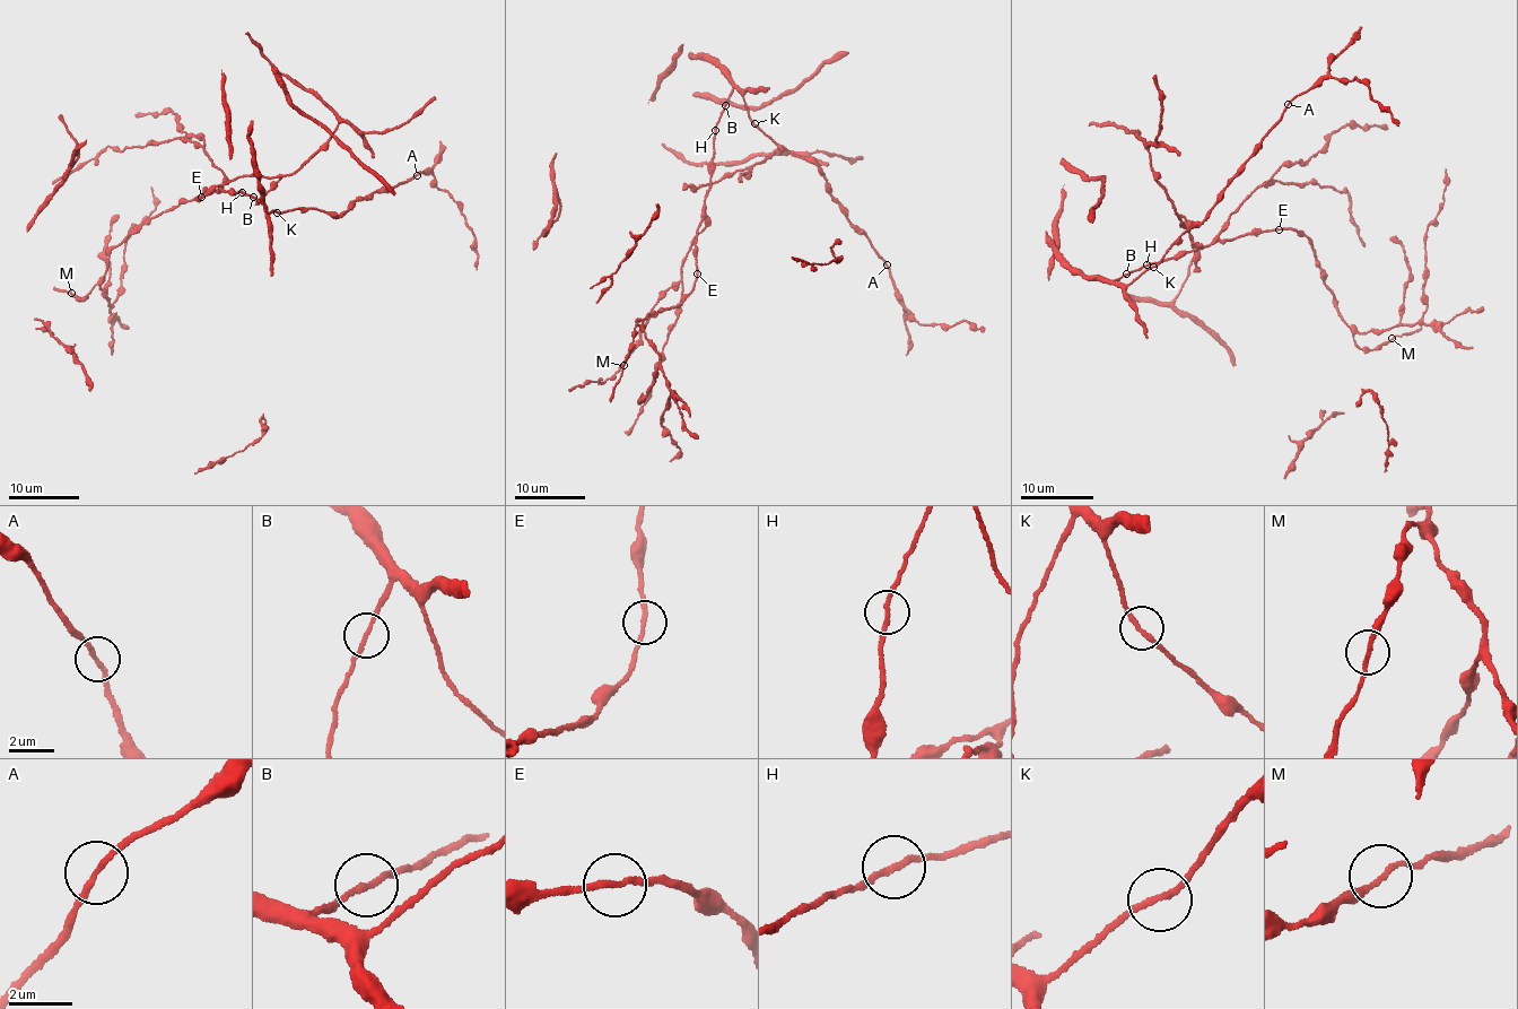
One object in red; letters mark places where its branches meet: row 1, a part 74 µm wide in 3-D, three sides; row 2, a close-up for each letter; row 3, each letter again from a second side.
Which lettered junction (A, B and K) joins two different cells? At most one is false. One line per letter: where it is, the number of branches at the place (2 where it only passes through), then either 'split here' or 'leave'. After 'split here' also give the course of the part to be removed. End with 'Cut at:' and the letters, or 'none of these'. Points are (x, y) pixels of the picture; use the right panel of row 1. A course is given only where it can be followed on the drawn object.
A: place (1288, 104); branches 2; leave
B: place (1126, 274); branches 2; leave
K: place (1153, 267); branches 2; leave
Cut at: none of these

